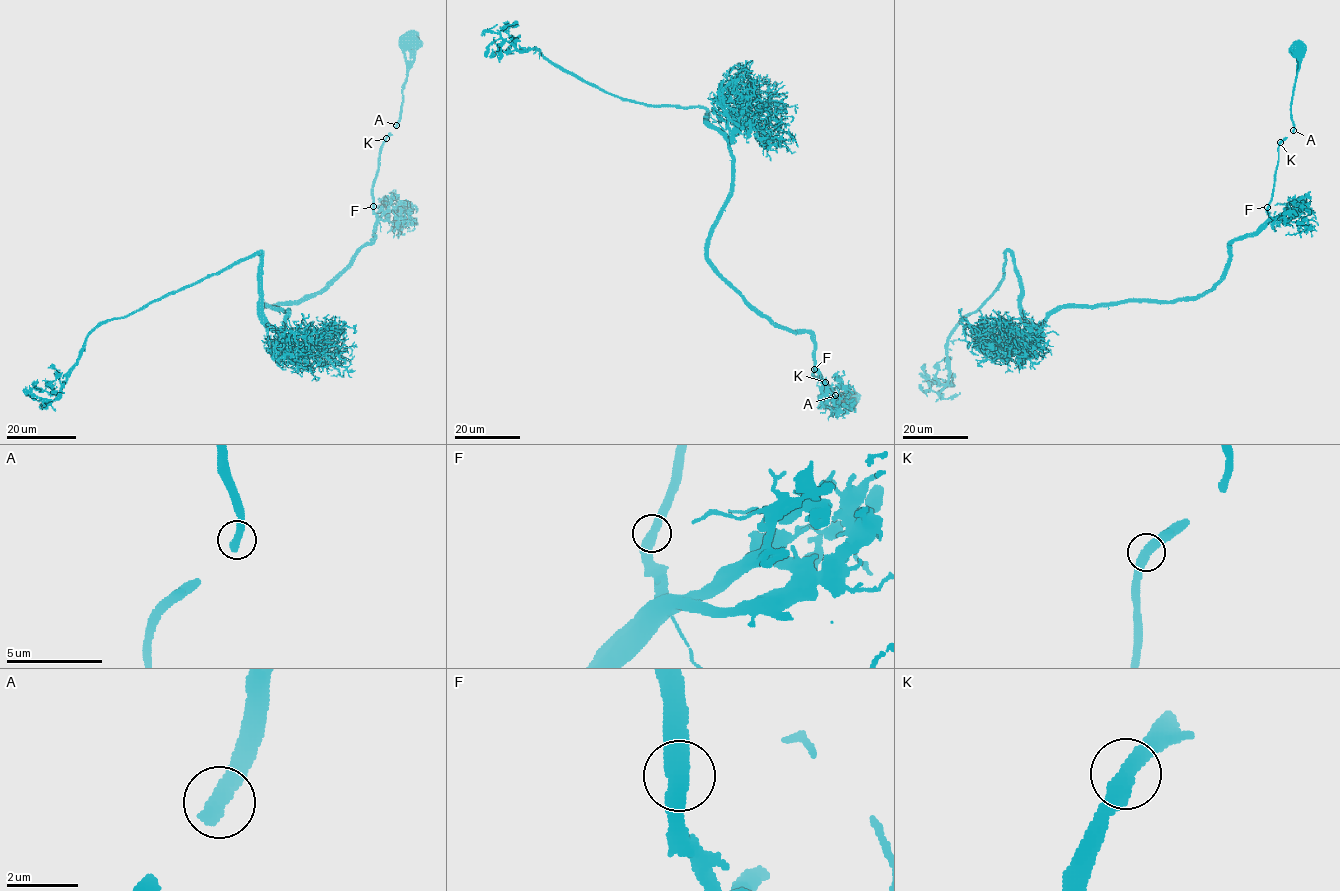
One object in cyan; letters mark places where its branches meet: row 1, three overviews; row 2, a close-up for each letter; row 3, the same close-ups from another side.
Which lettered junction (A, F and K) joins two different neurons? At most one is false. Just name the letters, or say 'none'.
none

